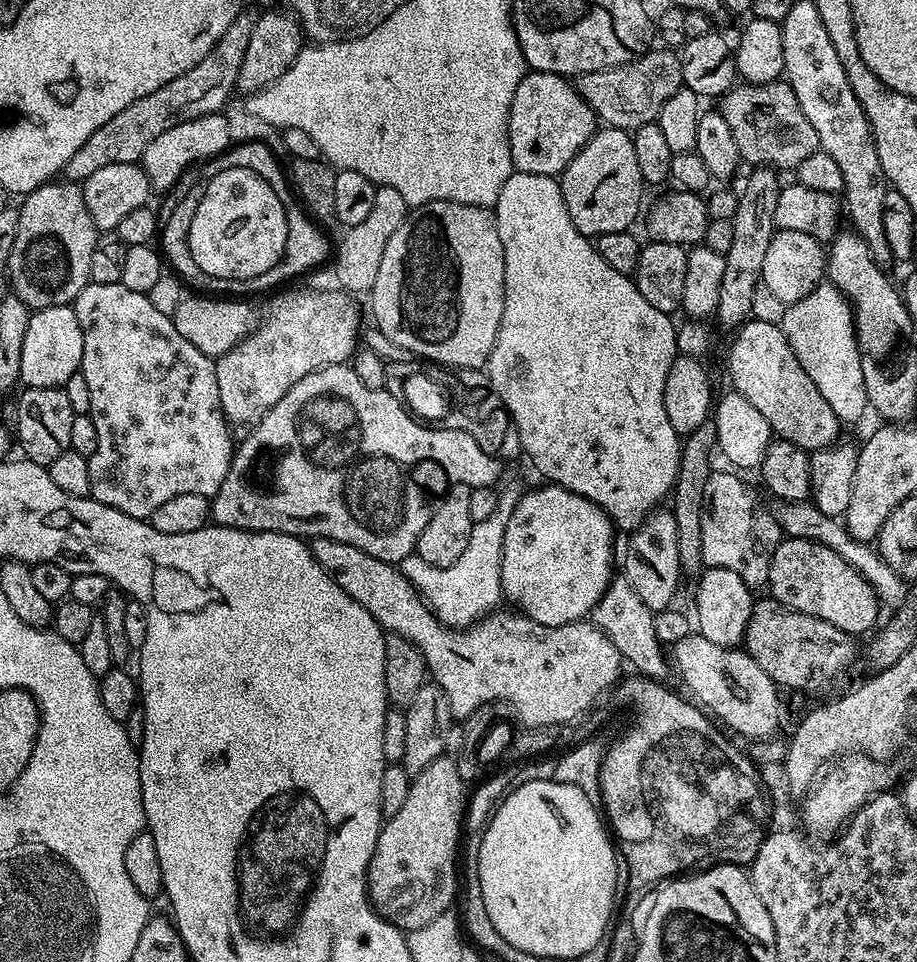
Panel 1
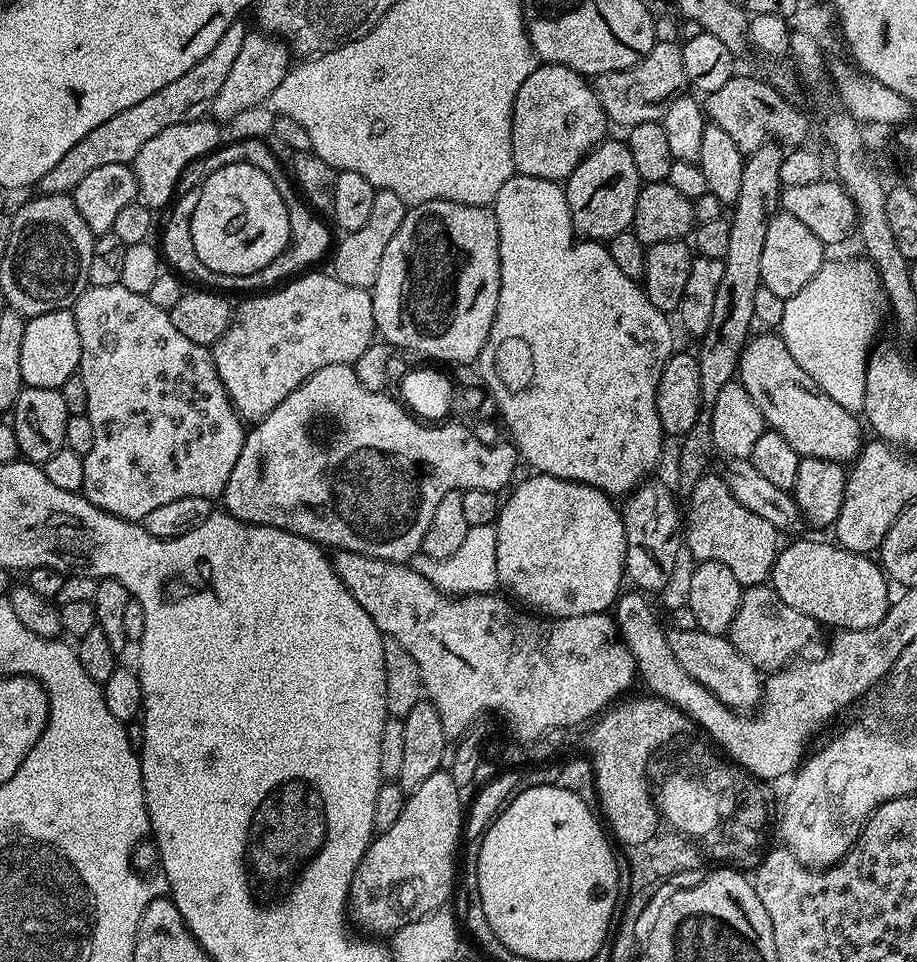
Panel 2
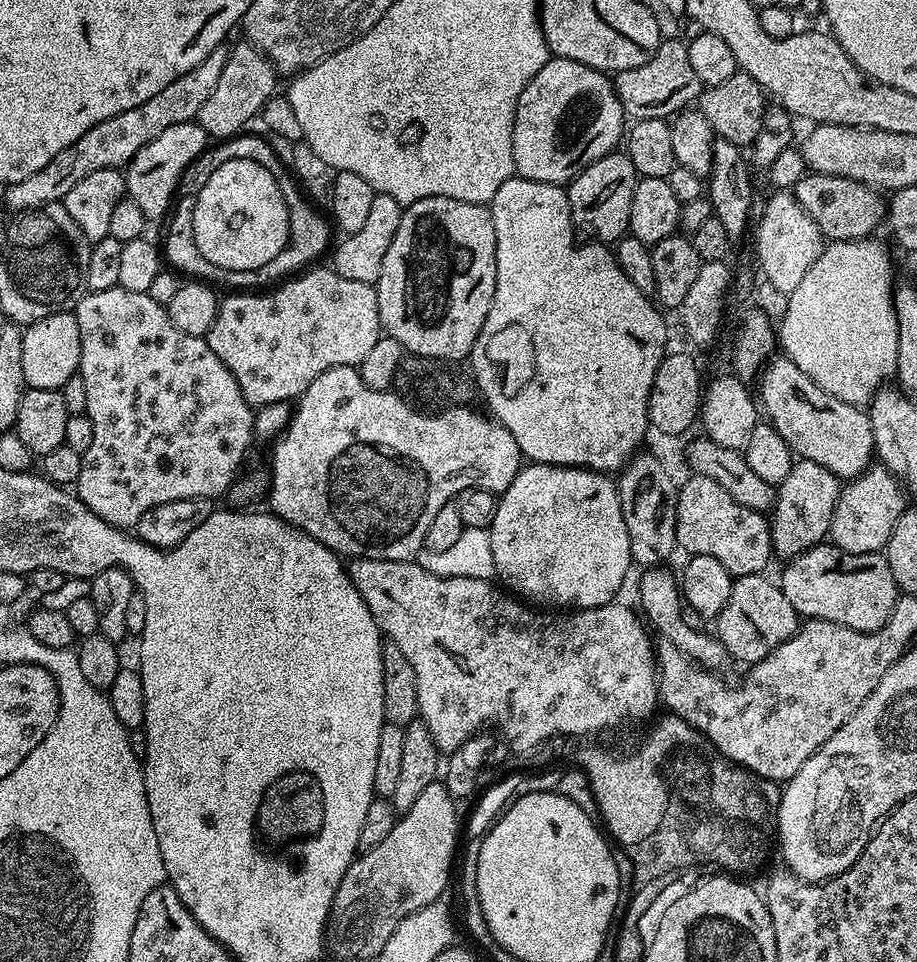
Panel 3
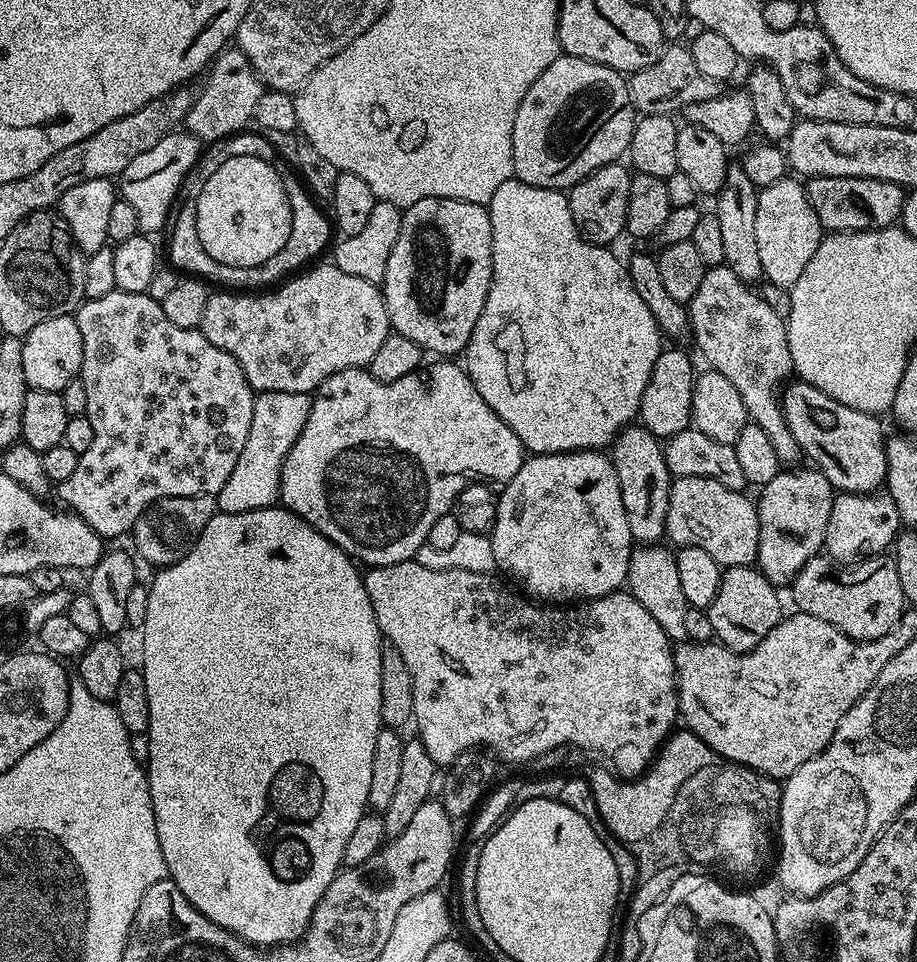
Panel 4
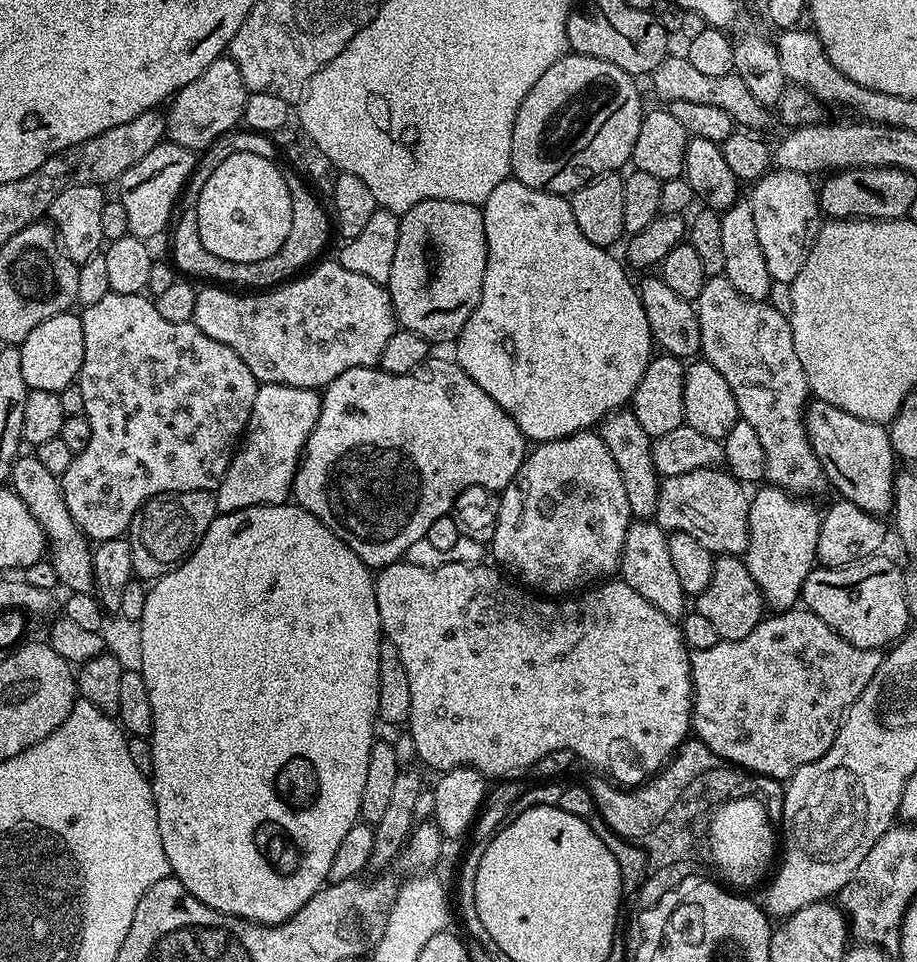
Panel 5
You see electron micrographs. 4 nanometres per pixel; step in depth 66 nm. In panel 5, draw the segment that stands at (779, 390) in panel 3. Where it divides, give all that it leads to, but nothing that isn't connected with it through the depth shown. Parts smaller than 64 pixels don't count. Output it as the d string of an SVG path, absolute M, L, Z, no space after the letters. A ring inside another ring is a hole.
M813 399L804 412L804 429L822 466L825 481L831 487L833 484L843 499L854 502L854 506L862 506L862 510L875 516L883 517L891 513L898 457L892 450L885 425L854 418L854 414L838 410L838 406Z

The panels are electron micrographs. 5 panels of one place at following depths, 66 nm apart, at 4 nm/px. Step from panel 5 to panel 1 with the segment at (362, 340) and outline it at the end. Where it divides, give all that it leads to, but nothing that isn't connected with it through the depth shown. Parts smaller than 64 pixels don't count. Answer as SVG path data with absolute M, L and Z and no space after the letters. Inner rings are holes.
M304 288L301 292L288 292L272 309L268 312L268 317L261 319L256 327L252 329L250 335L242 342L238 342L226 354L222 354L216 360L216 377L218 378L218 398L220 405L224 411L224 418L229 425L247 429L249 426L254 426L258 423L266 413L274 407L278 402L282 402L282 398L290 390L290 386L294 386L294 382L302 382L302 378L306 378L306 374L314 374L314 370L325 368L331 364L348 364L351 361L354 353L357 351L358 343L356 339L361 339L362 328L360 332L360 312L356 309L356 304L351 295L343 290L335 290L336 292L315 292L312 288Z

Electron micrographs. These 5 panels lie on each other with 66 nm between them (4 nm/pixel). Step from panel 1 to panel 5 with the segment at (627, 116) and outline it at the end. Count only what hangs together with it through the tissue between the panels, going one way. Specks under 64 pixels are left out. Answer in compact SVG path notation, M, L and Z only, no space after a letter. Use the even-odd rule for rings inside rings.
M669 54L664 61L651 73L652 88L660 102L703 102L706 106L718 106L718 110L726 110L733 121L744 130L760 130L767 122L768 116L765 105L760 104L750 94L746 82L738 78L735 72L730 74L702 74L695 66L688 61L687 55Z

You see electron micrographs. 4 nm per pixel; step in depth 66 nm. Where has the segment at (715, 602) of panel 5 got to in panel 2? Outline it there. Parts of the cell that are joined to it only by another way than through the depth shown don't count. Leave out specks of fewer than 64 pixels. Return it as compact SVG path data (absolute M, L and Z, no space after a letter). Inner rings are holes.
M762 583L745 587L741 591L738 614L734 614L734 622L728 627L726 636L732 641L734 650L738 650L742 658L746 658L746 662L753 664L761 673L771 674L793 663L799 657L796 655L815 638L816 631L818 625L814 618L802 614L802 610L794 610L794 606L786 606L786 602L778 598L778 594L771 586Z

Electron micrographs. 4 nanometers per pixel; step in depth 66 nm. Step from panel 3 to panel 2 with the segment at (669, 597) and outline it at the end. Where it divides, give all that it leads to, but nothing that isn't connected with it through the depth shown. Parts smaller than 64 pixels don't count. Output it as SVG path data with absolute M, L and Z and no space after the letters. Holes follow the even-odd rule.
M672 628L668 632L668 641L670 650L674 650L674 658L678 658L678 666L682 666L682 670L686 670L694 682L706 686L706 690L715 694L732 711L748 714L761 703L761 673L753 664L746 662L738 650L734 650L731 640L717 638L709 632Z

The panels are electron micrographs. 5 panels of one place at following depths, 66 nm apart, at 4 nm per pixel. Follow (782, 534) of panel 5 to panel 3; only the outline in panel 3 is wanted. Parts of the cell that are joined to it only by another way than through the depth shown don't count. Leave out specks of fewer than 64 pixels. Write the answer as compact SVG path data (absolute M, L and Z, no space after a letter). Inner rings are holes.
M797 459L790 474L774 492L774 503L770 509L772 529L772 551L777 557L791 558L821 543L828 536L828 527L834 514L834 506L840 497L842 481L826 466L818 462Z

